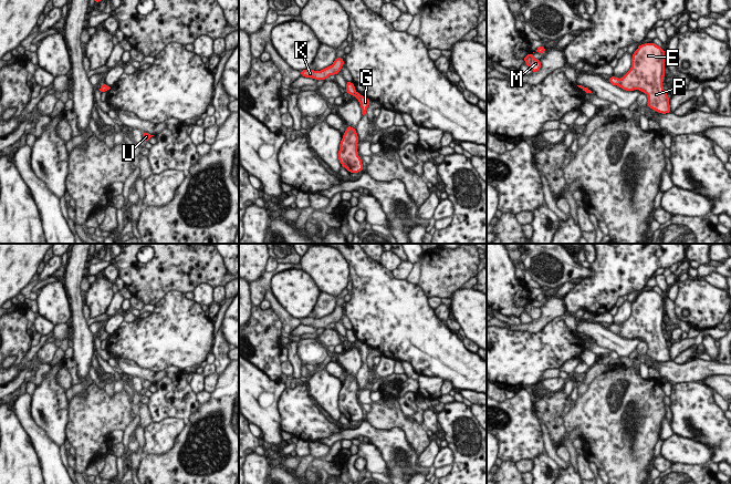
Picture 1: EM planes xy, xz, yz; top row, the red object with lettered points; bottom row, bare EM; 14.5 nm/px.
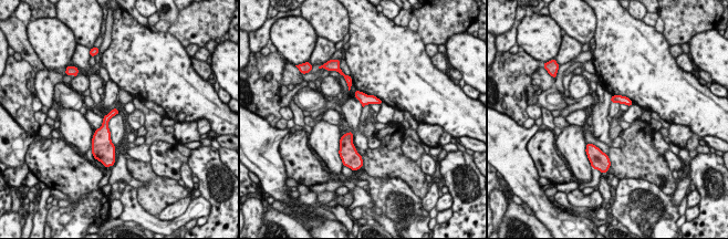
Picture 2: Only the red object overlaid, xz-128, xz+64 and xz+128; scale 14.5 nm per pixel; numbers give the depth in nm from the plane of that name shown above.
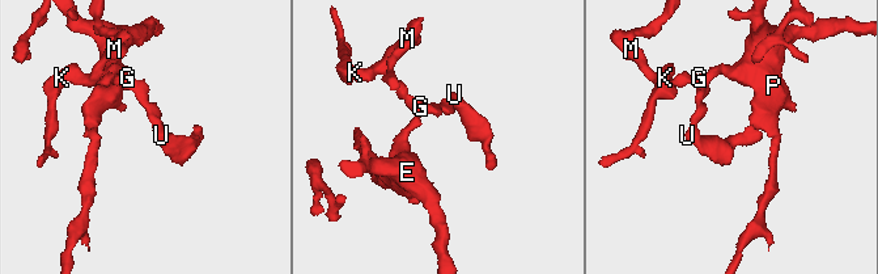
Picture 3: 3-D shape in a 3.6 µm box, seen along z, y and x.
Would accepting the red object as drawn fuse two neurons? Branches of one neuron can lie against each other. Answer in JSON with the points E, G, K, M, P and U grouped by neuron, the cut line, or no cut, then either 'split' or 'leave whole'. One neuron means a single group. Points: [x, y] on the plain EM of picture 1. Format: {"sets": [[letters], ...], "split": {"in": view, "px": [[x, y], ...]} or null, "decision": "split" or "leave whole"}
{"sets": [["E", "G", "P", "U"], ["K", "M"]], "split": {"in": "xz", "px": [[355, 339], [352, 343]]}, "decision": "split"}

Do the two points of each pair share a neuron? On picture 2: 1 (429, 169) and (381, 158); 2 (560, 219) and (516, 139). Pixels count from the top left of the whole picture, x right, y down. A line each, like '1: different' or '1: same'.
1: different
2: same

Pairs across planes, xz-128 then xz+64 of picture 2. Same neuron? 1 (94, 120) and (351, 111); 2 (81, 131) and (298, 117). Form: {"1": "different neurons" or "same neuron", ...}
{"1": "different neurons", "2": "different neurons"}

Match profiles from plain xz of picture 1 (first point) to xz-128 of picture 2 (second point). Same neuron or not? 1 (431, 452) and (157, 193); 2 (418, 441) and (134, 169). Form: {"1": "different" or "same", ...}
{"1": "different", "2": "same"}

